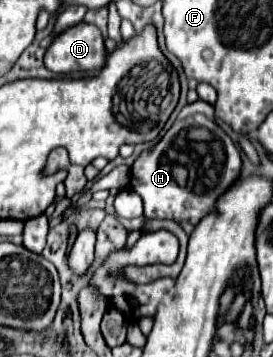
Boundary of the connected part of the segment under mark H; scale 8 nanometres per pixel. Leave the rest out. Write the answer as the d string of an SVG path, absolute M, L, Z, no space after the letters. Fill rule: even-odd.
M197 99L195 103L187 103L181 109L173 127L161 137L161 141L155 147L143 151L135 159L135 163L131 167L131 189L143 199L147 219L173 219L177 223L187 221L191 225L197 225L207 213L215 211L217 197L221 193L225 193L231 185L235 185L235 181L241 177L241 165L243 165L241 153L237 151L235 143L215 123L213 105Z

